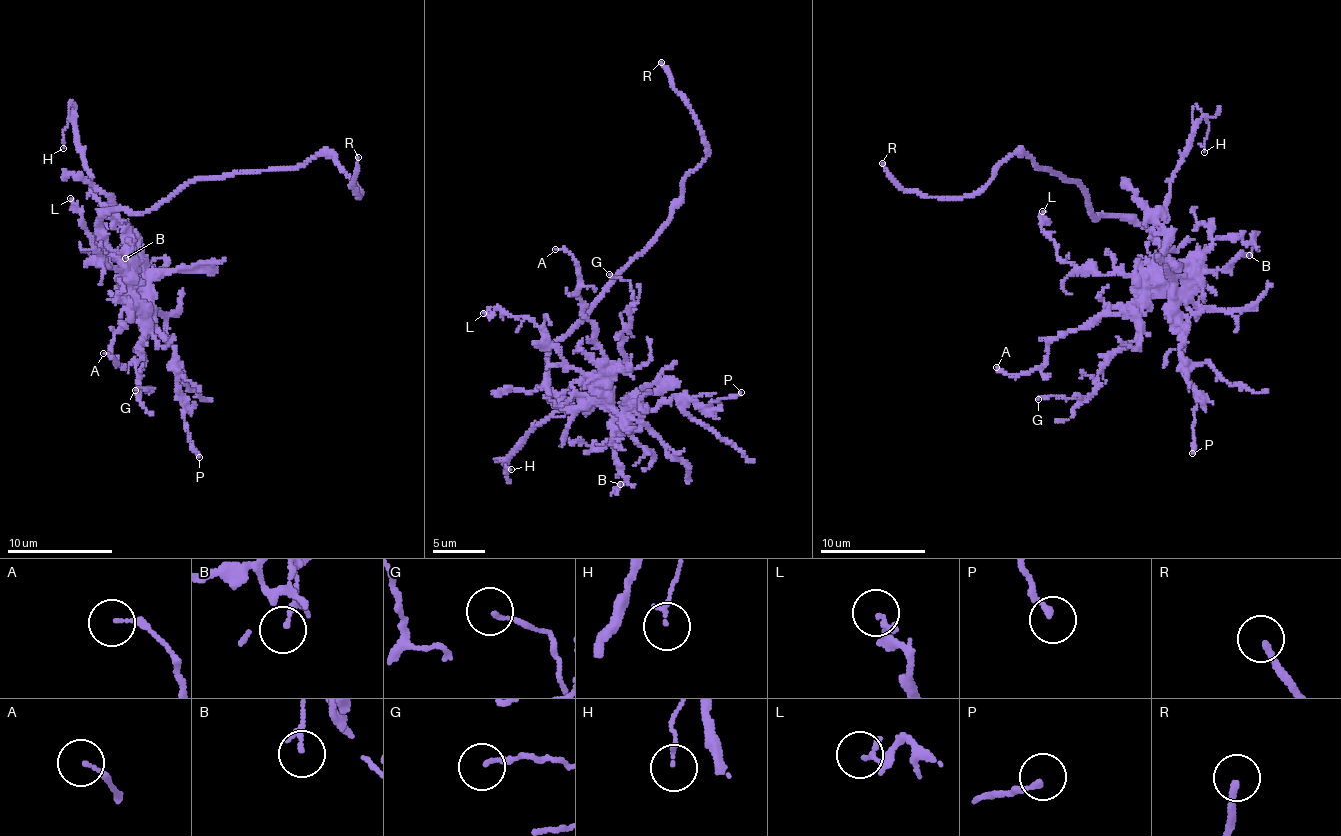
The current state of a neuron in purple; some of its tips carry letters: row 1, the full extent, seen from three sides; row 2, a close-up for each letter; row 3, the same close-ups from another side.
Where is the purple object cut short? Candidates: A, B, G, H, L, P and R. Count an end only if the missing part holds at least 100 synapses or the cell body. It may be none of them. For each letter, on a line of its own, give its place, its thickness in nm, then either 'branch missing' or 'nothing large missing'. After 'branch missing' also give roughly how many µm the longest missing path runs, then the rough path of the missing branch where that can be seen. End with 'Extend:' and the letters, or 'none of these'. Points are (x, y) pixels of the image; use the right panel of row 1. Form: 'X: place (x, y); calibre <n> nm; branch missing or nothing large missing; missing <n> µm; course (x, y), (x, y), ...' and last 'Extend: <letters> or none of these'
A: place (996, 367); calibre 140 nm; nothing large missing
B: place (1249, 255); calibre 100 nm; nothing large missing
G: place (1038, 399); calibre 110 nm; nothing large missing
H: place (1204, 152); calibre 120 nm; nothing large missing
L: place (1042, 211); calibre 190 nm; nothing large missing
P: place (1192, 453); calibre 190 nm; nothing large missing
R: place (882, 163); calibre 190 nm; branch missing; missing 50 µm
Extend: R

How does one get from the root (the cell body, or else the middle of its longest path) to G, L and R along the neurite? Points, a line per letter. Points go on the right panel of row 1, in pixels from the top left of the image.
G: (1089, 209), (1152, 233), (1161, 254), (1148, 303), (1090, 394), (1038, 399)
L: (1089, 209), (1092, 218), (1138, 220), (1159, 246), (1153, 266), (1081, 273), (1057, 255), (1042, 211)
R: (1089, 209), (1078, 183), (1036, 169), (1027, 155), (1011, 154), (984, 186), (962, 197), (921, 197), (882, 163)

